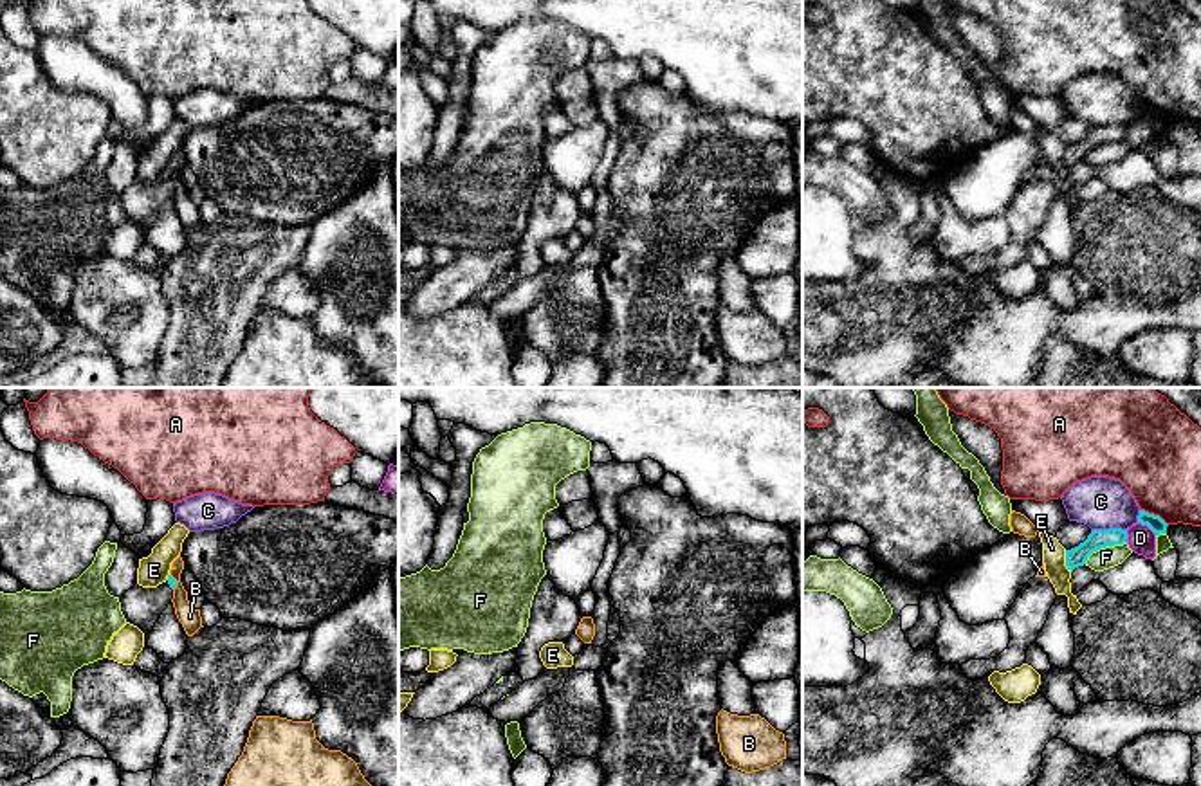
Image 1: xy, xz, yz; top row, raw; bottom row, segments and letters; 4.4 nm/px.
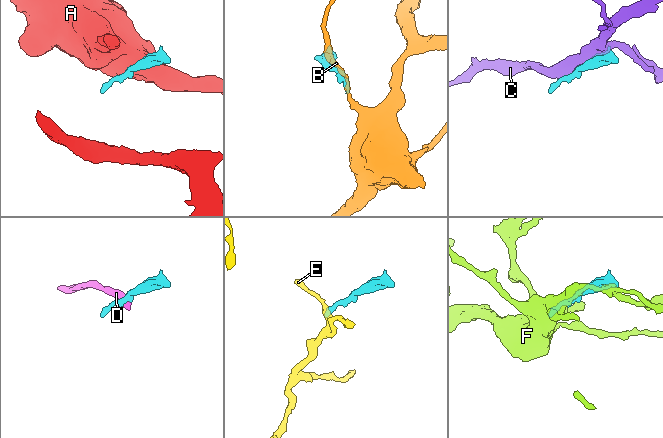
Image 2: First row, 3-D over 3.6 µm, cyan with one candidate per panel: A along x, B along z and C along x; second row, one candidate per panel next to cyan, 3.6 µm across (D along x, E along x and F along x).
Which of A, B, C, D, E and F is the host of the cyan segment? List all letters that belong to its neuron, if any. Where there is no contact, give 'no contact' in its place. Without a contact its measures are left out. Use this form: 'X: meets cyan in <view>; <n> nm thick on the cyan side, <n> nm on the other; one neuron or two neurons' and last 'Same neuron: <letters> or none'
A: meets cyan in yz; 70 nm thick on the cyan side, 380 nm on the other; two neurons
B: meets cyan in xy; 40 nm thick on the cyan side, 90 nm on the other; two neurons
C: meets cyan in yz; 90 nm thick on the cyan side, 240 nm on the other; two neurons
D: meets cyan in yz; 70 nm thick on the cyan side, 120 nm on the other; two neurons
E: meets cyan in yz; 90 nm thick on the cyan side, 110 nm on the other; two neurons
F: meets cyan in yz; 90 nm thick on the cyan side, 100 nm on the other; two neurons
Same neuron: none

